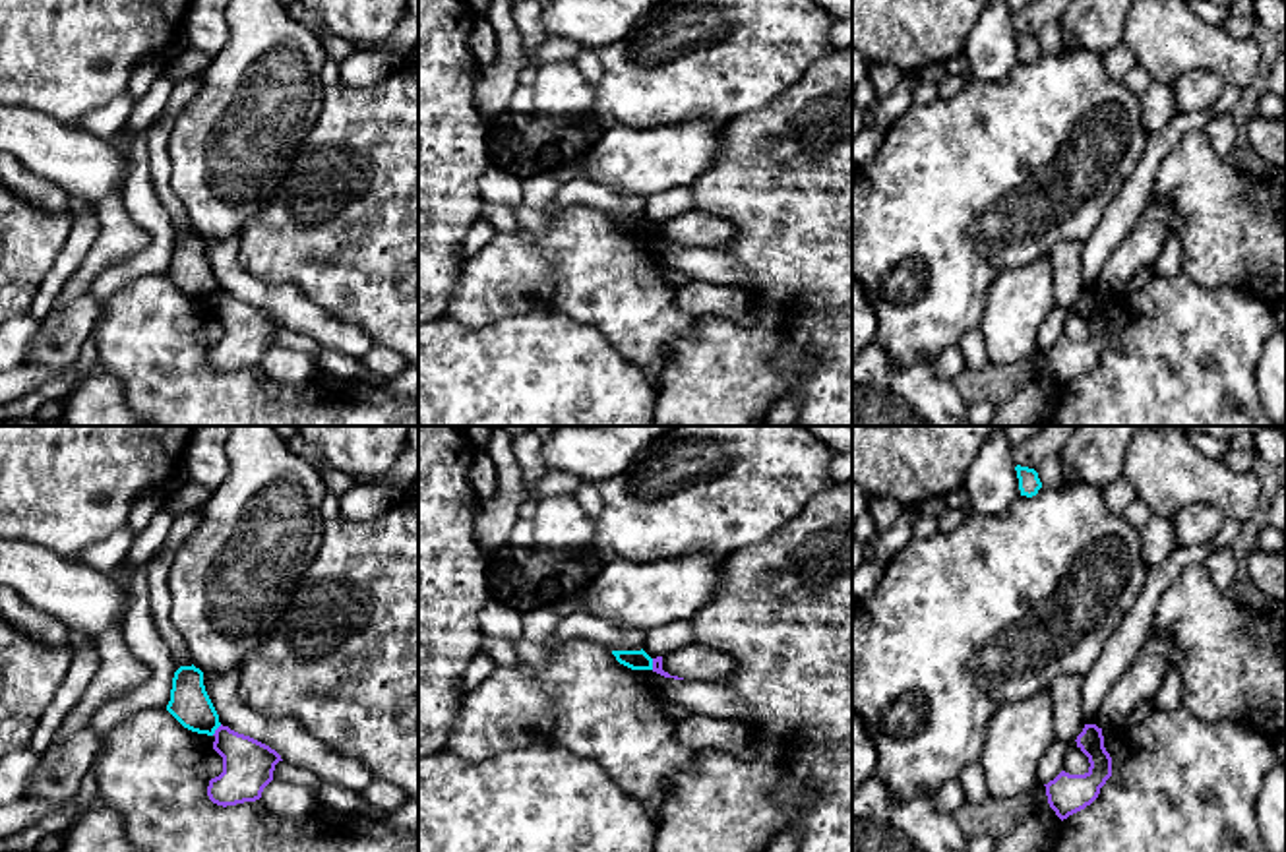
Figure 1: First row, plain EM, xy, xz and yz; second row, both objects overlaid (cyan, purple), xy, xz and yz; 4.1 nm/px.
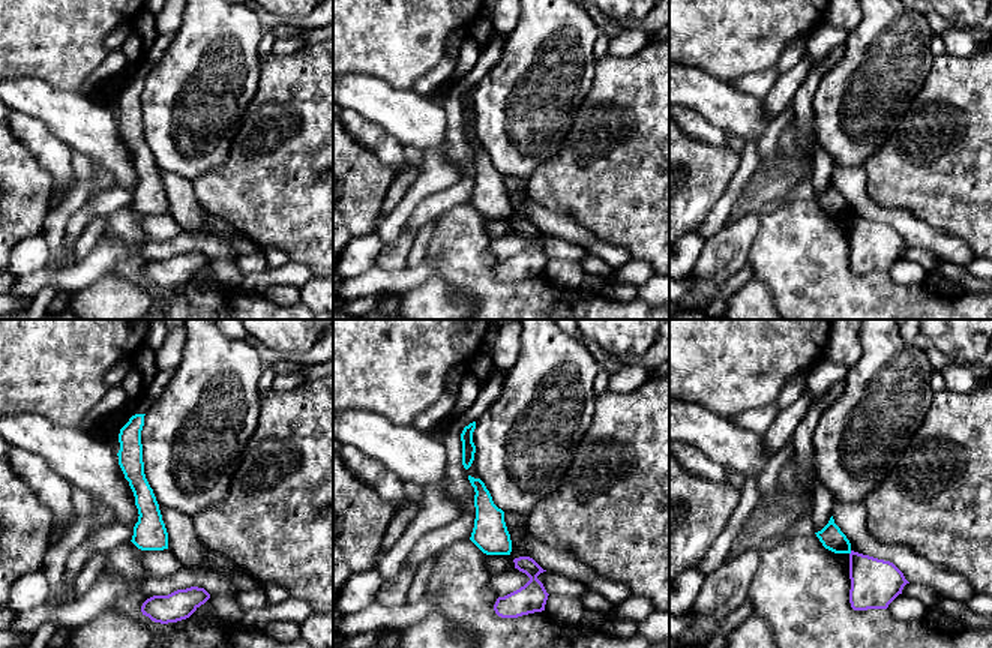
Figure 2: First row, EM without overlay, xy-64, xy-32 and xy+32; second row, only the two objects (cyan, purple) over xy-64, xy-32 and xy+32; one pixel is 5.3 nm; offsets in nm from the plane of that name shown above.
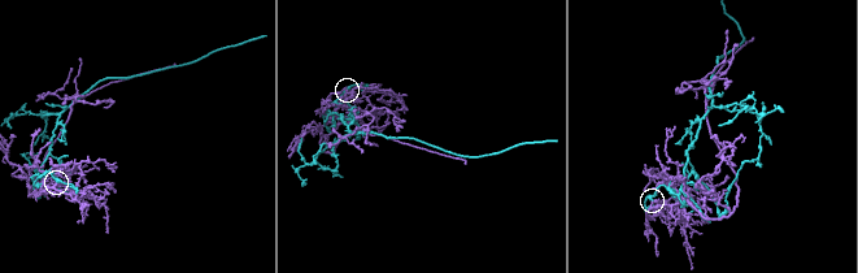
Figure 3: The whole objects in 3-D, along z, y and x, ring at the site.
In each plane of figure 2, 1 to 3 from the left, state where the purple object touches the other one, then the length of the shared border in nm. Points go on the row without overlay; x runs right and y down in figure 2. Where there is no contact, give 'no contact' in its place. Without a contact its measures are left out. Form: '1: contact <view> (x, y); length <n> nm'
1: no contact
2: no contact
3: no contact

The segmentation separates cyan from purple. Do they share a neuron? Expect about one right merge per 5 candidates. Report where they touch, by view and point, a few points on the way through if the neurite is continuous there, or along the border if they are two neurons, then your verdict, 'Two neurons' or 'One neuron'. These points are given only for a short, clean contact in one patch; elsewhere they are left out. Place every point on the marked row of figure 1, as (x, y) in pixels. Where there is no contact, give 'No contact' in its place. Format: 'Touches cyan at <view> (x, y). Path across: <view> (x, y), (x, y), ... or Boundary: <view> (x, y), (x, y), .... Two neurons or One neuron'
Touches cyan at xy (215, 729). Boundary: xy (221, 725), (212, 734). Two neurons

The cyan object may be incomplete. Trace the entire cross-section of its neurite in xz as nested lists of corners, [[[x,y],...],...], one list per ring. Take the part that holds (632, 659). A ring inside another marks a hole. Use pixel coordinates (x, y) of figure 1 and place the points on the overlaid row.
[[[612,651],[616,660],[631,670],[653,670],[653,658],[641,651]]]

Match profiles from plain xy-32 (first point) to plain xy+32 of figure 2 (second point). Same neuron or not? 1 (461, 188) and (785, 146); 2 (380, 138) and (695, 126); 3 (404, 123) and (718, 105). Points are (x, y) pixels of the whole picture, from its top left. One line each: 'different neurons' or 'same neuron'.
1: same neuron
2: same neuron
3: same neuron

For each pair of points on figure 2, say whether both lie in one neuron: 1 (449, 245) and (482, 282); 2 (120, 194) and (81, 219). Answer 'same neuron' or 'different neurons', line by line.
1: same neuron
2: same neuron

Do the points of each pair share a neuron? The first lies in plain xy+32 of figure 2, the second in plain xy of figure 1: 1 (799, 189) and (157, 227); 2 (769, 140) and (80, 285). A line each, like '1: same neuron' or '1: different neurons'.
1: same neuron
2: same neuron

